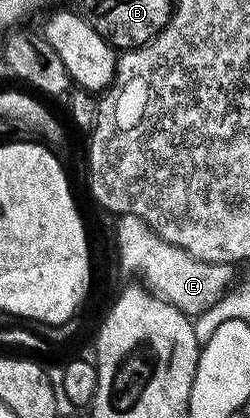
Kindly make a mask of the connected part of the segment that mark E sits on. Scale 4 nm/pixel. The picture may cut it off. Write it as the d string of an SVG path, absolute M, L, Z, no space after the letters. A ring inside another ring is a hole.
M133 214L119 216L116 221L117 256L125 268L141 271L145 286L153 294L174 304L189 317L200 315L229 290L233 268L227 263L206 263L185 248L178 248L156 234L148 223Z

